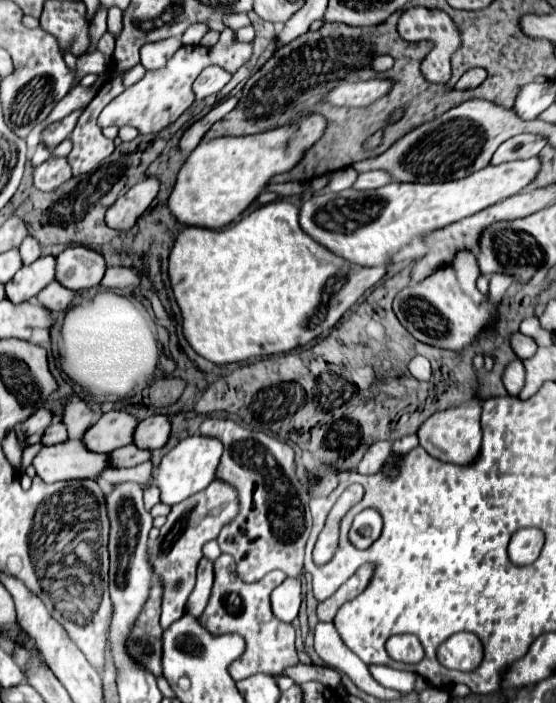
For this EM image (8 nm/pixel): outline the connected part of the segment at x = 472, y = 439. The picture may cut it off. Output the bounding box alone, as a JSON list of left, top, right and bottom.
[417,403,481,465]

